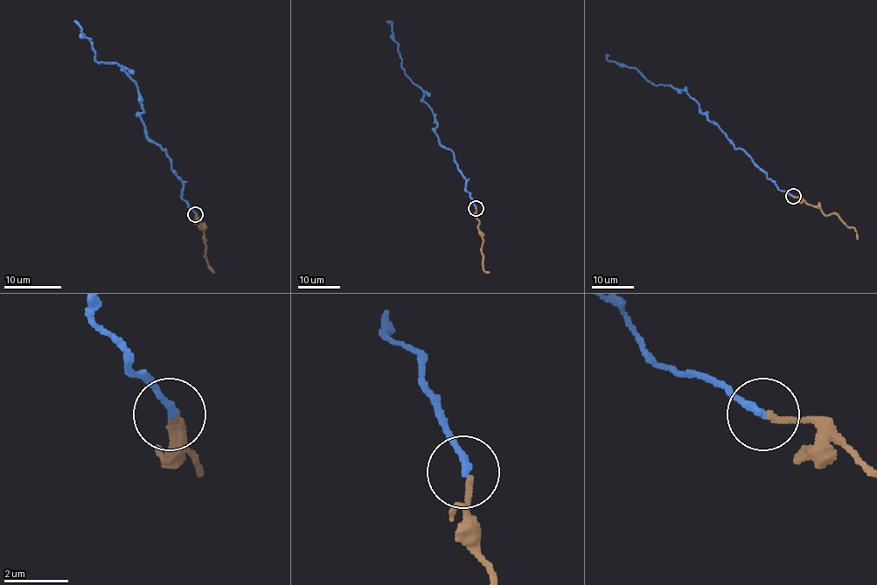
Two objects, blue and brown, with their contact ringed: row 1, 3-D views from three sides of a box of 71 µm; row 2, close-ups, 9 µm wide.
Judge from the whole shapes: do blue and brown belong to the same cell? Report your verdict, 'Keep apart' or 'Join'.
Join

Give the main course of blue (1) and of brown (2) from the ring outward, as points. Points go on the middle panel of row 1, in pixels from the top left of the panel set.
1: (476, 208), (454, 152), (435, 133), (424, 92), (402, 67), (393, 23), (386, 21)
2: (476, 208), (477, 228), (483, 240), (483, 269), (490, 273)

